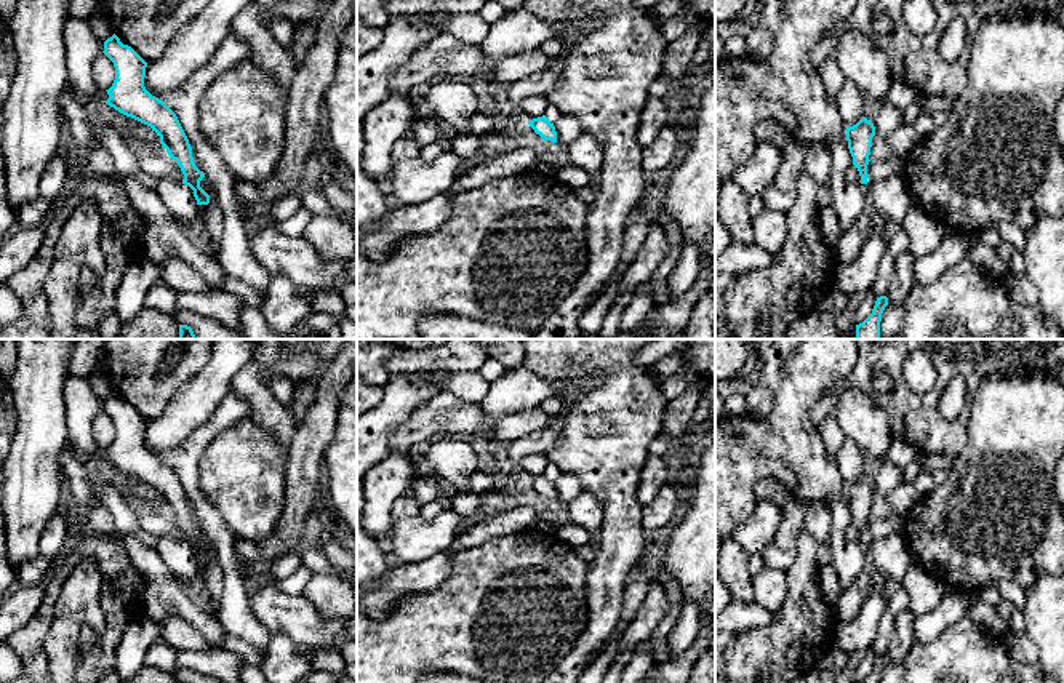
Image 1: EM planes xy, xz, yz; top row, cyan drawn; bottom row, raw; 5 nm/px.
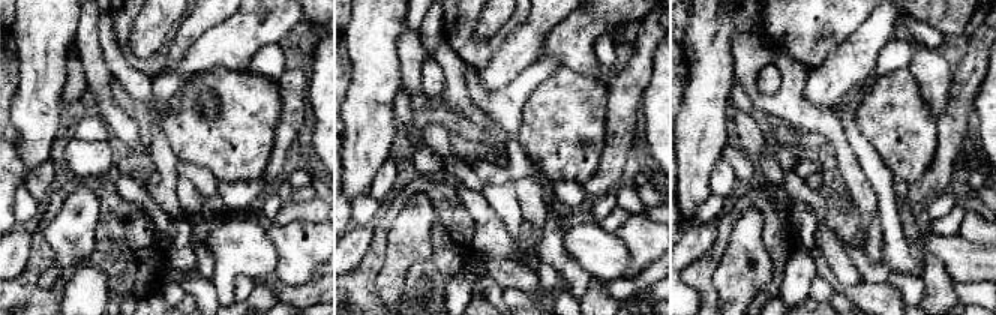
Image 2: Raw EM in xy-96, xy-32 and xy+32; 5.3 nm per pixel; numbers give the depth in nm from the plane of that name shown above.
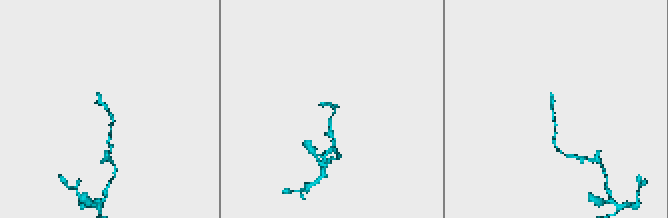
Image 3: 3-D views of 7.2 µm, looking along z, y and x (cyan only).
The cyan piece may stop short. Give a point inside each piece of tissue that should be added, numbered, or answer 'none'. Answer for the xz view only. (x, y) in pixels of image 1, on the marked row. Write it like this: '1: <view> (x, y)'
none

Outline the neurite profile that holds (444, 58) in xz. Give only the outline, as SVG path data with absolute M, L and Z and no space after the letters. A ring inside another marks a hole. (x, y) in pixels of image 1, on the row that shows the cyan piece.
M453 35L434 37L402 64L392 75L389 93L459 75L478 75L501 83L514 83L544 69L547 56L541 48L510 58L486 56L480 45L462 43Z

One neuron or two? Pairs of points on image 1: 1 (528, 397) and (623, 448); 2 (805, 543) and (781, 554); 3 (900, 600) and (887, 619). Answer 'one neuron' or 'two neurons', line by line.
1: two neurons
2: two neurons
3: one neuron

